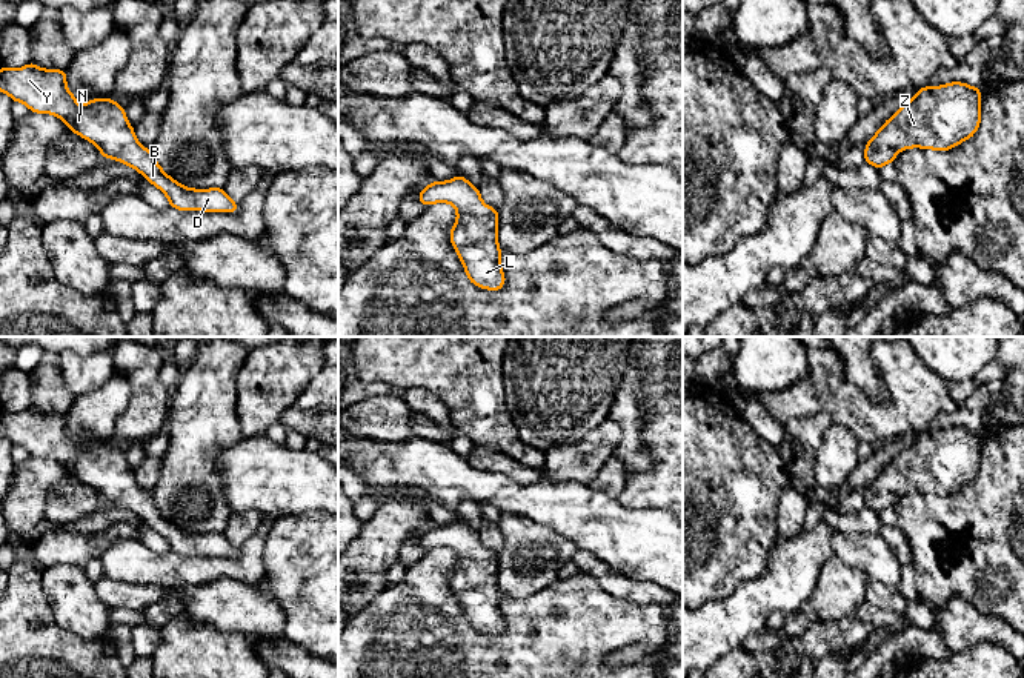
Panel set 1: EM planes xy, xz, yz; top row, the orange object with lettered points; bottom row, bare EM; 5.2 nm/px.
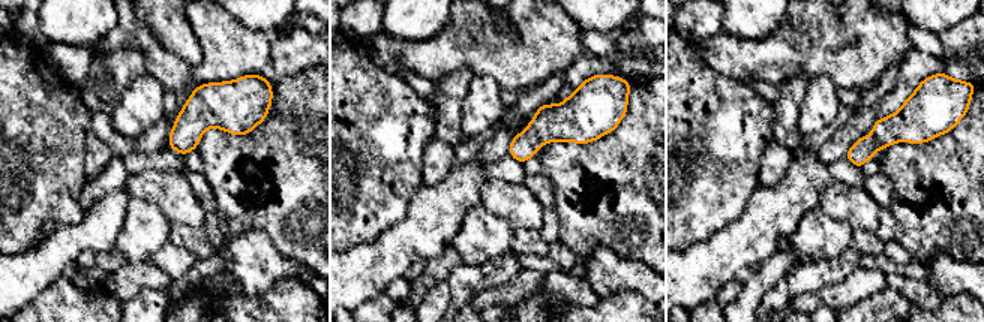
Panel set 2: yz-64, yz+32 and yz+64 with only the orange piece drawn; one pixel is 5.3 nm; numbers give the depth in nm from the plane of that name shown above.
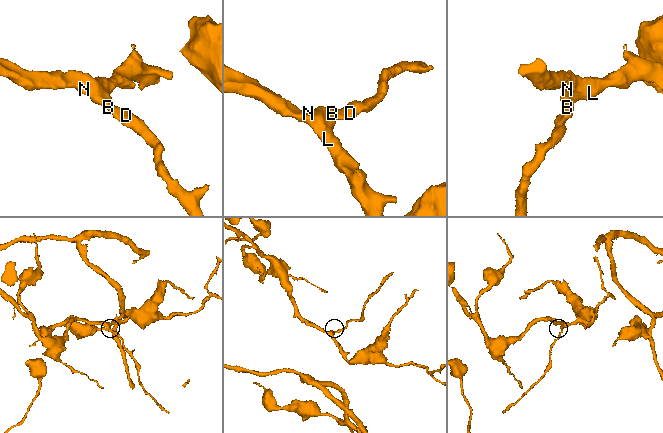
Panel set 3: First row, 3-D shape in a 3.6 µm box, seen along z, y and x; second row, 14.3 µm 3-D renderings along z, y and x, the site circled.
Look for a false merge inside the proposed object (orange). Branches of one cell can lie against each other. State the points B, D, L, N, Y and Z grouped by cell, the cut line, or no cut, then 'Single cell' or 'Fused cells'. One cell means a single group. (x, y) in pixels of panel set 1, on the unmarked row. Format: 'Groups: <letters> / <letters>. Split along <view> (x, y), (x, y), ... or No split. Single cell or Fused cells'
Groups: B D L N Y Z. No split. Single cell

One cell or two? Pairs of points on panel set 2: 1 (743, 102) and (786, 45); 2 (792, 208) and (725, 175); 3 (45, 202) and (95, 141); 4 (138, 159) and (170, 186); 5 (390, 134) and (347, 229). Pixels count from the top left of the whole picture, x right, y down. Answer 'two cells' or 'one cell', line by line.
1: two cells
2: two cells
3: two cells
4: two cells
5: one cell

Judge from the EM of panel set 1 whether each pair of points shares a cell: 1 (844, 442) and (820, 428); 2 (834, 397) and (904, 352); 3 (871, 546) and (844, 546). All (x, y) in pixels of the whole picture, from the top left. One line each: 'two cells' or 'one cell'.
1: two cells
2: one cell
3: one cell

